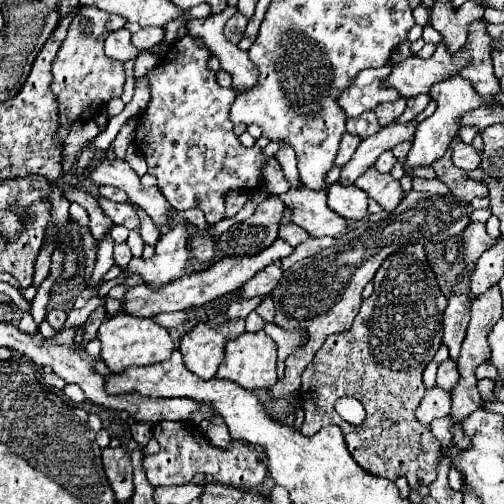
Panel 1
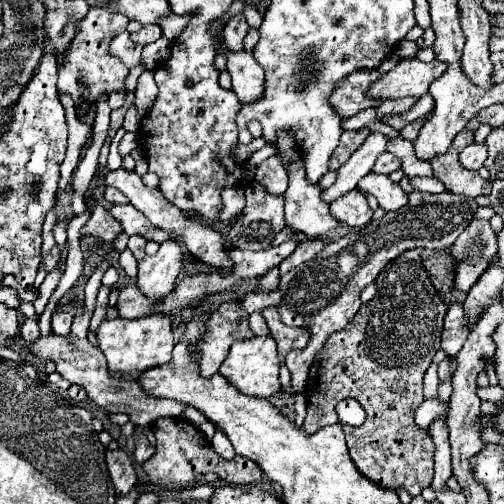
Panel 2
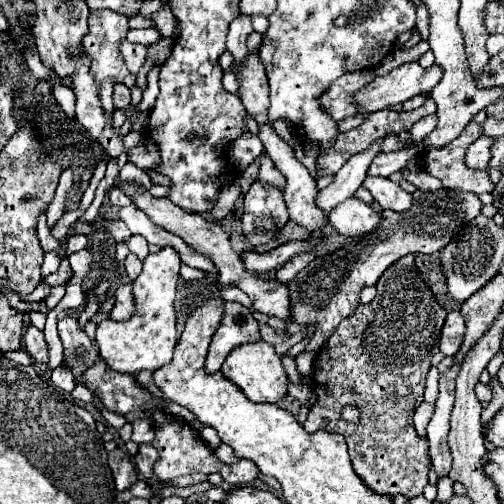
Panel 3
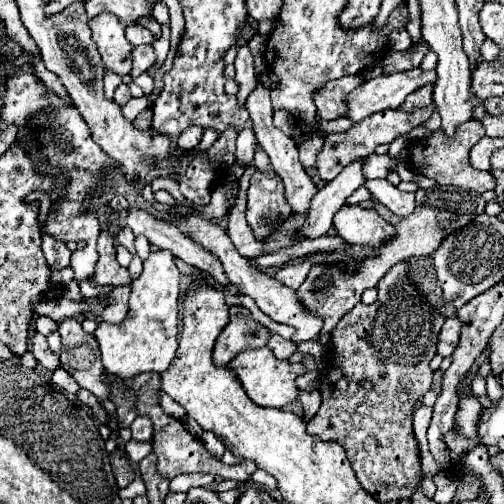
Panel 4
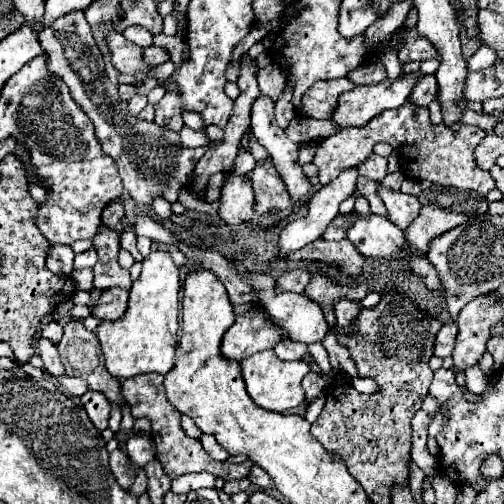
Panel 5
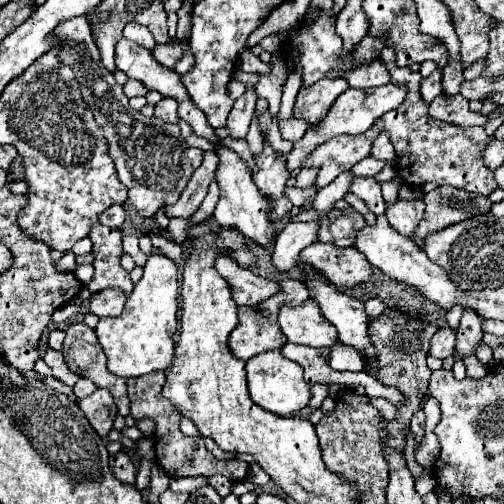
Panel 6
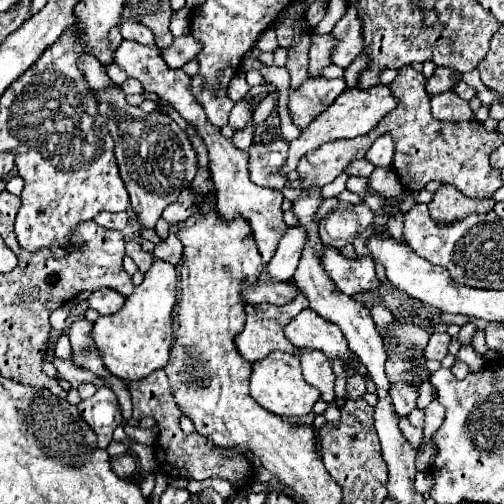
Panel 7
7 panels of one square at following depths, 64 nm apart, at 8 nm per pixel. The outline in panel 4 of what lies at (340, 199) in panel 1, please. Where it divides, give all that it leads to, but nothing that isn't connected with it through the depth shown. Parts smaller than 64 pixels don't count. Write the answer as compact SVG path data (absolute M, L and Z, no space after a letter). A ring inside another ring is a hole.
M344 206L334 216L334 228L350 244L382 248L396 236L396 228L386 222L376 210L364 210L360 206Z

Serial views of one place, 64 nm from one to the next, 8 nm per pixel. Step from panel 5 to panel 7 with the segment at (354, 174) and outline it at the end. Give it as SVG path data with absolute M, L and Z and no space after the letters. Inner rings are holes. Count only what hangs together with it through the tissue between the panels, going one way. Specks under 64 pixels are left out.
M340 174L336 180L332 180L330 184L326 184L326 186L322 188L322 196L324 196L324 200L328 200L328 198L336 198L342 190L345 190L346 180L348 180L348 176ZM296 226L288 228L288 232L282 236L282 240L278 244L274 258L266 266L266 270L274 282L290 282L292 280L304 244L306 244L304 230L296 228Z

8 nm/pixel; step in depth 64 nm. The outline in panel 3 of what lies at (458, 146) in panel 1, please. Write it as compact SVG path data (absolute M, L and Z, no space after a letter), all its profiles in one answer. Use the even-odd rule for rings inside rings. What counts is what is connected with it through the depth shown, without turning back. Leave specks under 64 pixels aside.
M480 136L466 152L466 166L474 170L486 170L490 162L490 148L494 144L494 138Z

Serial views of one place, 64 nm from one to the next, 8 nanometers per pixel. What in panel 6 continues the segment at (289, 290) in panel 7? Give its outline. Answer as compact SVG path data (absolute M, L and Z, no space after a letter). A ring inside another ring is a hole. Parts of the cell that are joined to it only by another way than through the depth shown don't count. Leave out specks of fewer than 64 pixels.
M220 256L216 260L216 270L232 284L232 296L238 306L256 306L262 300L268 300L270 296L280 292L278 282L266 280L256 276L252 270L240 268L234 260Z

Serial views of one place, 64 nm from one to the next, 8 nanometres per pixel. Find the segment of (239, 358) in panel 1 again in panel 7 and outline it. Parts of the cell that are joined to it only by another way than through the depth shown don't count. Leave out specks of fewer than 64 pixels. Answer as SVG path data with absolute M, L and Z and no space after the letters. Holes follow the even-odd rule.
M272 352L268 358L252 364L250 392L252 392L252 398L262 408L266 408L268 412L282 416L282 418L306 416L312 412L314 404L320 400L320 392L316 392L316 388L312 388L312 384L308 384L304 380L298 356L284 354L284 352Z

